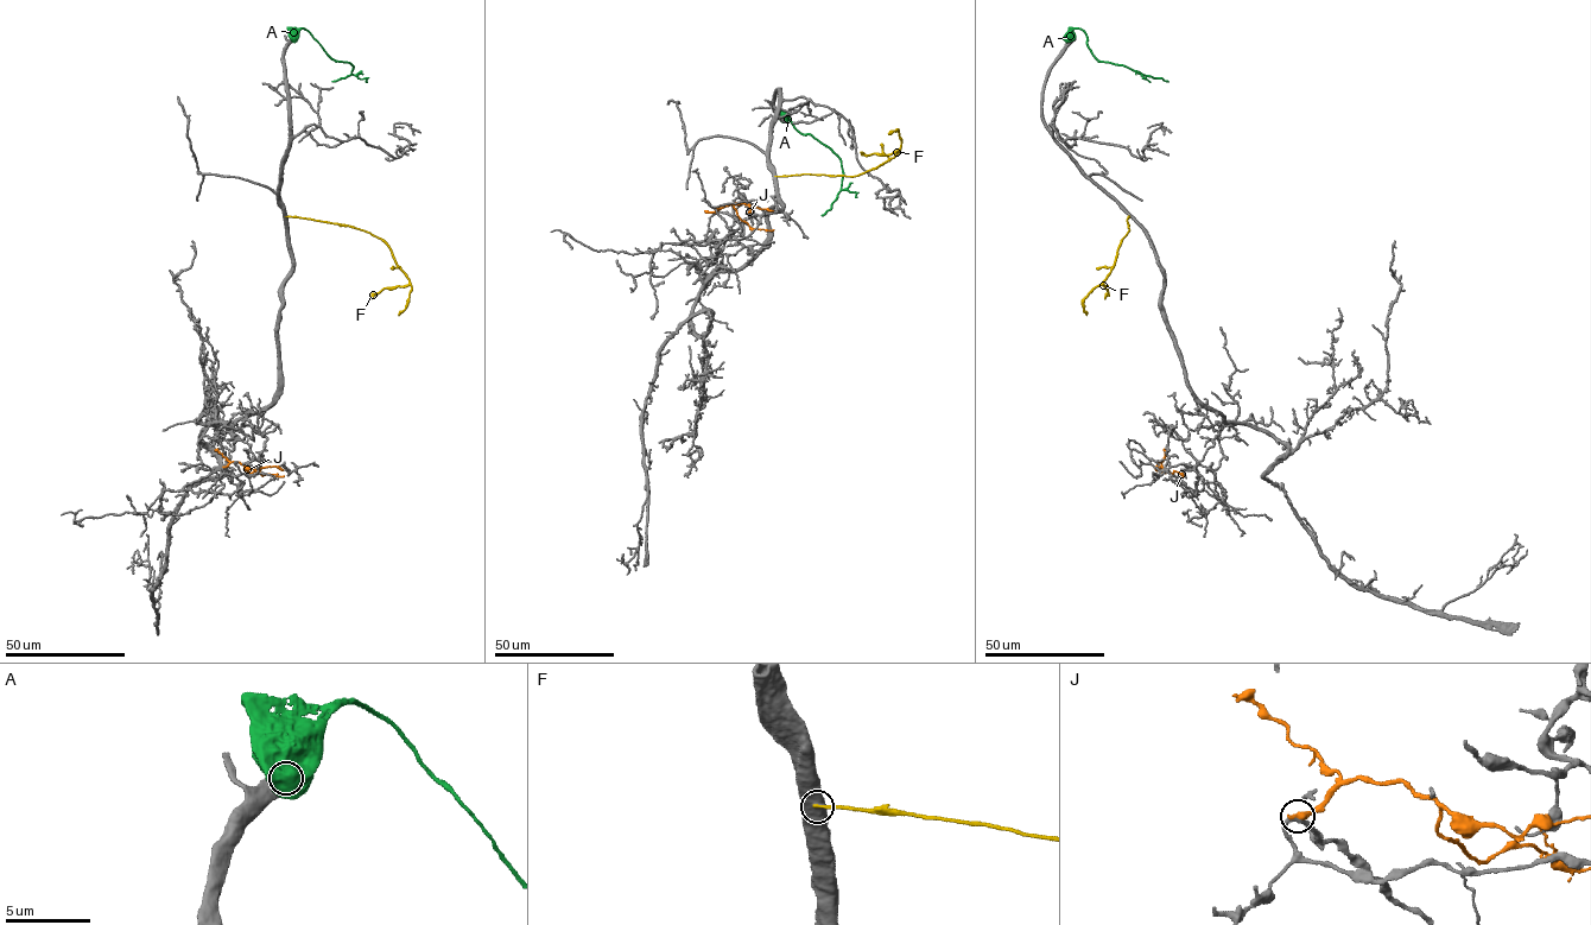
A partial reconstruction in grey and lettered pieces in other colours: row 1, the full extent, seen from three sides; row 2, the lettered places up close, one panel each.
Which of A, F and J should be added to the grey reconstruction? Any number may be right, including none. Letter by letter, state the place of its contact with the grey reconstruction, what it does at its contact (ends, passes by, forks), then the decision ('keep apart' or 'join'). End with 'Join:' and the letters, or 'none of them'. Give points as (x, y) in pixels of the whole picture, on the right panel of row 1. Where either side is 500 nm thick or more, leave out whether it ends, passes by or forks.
A: meets grey at (1071, 39); keep apart
F: meets grey at (1129, 216); keep apart
J: meets grey at (1160, 467); it ends there; keep apart
Join: none of them

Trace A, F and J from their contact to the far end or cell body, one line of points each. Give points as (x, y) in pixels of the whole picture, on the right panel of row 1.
A: (1071, 38), (1073, 29), (1082, 29), (1086, 45), (1098, 61), (1167, 81)
F: (1129, 216), (1129, 230), (1103, 283), (1108, 286), (1104, 299)
J: (1160, 467), (1160, 462), (1157, 464), (1161, 470), (1183, 475)

